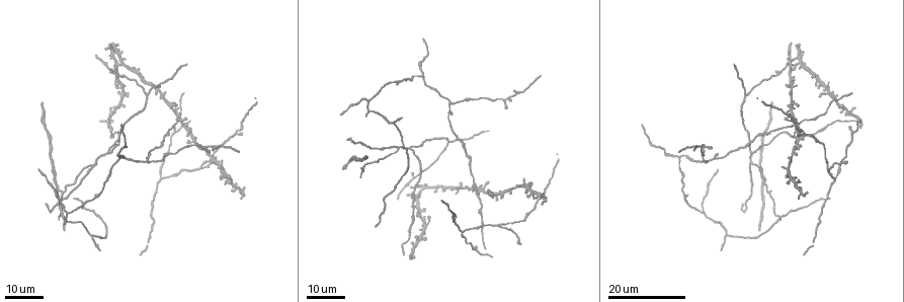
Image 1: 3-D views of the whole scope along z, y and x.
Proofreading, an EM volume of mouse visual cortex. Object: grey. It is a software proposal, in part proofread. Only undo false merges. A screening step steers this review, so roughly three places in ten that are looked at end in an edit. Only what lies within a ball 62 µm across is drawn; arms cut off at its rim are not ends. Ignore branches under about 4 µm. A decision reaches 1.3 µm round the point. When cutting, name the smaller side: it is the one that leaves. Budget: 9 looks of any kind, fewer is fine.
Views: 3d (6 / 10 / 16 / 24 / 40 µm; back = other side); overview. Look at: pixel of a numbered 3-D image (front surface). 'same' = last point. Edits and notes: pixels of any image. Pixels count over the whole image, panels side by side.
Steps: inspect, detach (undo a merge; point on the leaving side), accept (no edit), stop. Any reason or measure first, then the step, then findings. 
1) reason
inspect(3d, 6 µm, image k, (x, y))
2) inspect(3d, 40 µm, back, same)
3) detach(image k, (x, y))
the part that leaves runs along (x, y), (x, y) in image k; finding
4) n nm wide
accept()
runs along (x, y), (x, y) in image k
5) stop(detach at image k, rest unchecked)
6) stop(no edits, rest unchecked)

small branch off a trunk
inspect(3d, 24 µm, image 1, (148, 96))

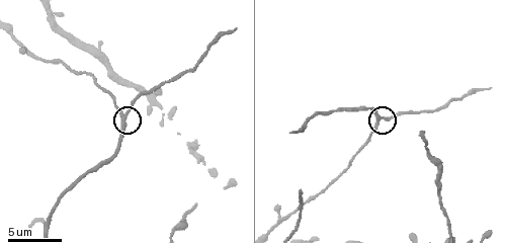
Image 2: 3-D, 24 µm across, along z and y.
zoom in
inspect(3d, 6 µm, image 2, (123, 117))

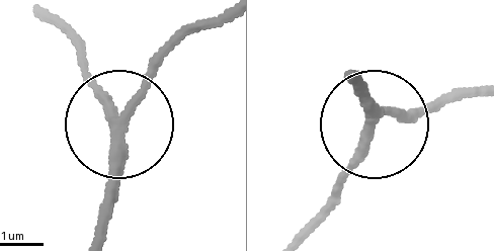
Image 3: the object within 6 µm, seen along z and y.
other side
inspect(3d, 6 µm, back, image 3, (118, 122))

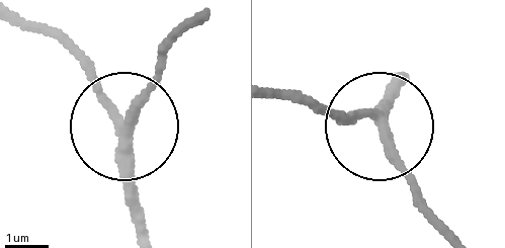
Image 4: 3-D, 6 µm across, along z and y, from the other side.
accept()
runs along (402, 81), (384, 113), (311, 109) in image 4; one cell here

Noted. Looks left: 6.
arms part here
inspect(3d, 16 µm, image 1, (151, 161))

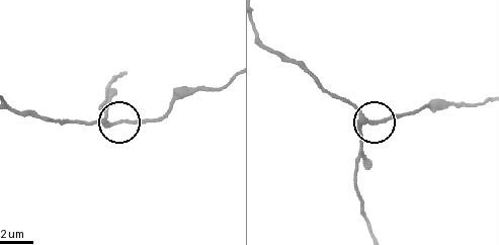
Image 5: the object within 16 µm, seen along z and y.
inspect(3d, 6 µm, image 5, (369, 121))

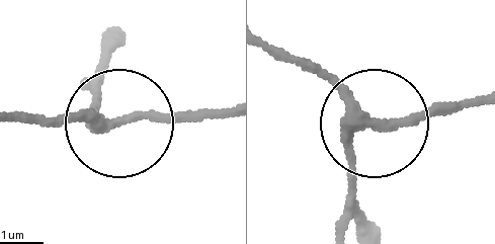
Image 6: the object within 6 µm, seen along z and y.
3 arms
accept()
all the same cell

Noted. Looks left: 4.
inspect(3d, 16 µm, image 1, (423, 76))

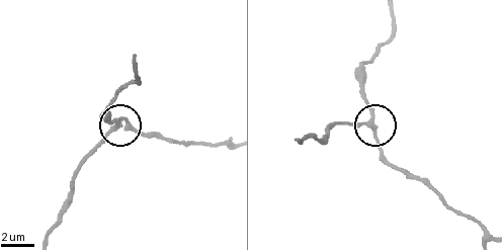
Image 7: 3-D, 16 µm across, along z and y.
inspect(3d, 6 µm, image 7, (365, 124))

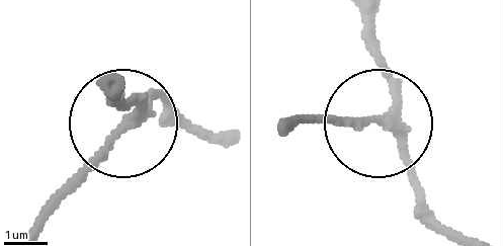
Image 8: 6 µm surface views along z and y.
220 nm wide
accept()
all the same cell

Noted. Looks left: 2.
side arm on a straight run
inspect(3d, 16 µm, image 1, (752, 162))

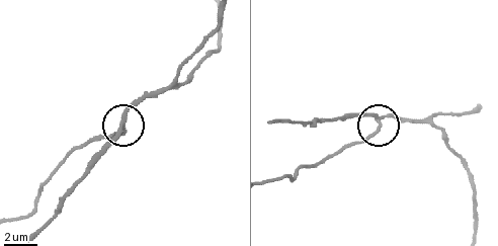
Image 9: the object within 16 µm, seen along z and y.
inspect(3d, 6 µm, image 9, (121, 129))

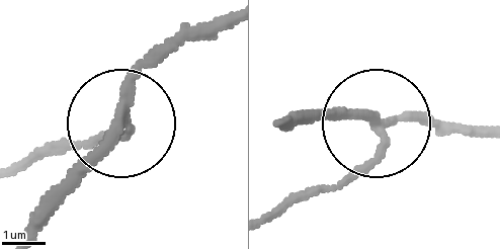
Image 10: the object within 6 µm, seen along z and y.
230 nm wide
detach(image 10, (90, 137))
the part that leaves runs along (380, 130), (369, 158), (271, 210) in image 10; two cells meet here

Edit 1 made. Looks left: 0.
stop(detach at image 10, rest unchecked)

